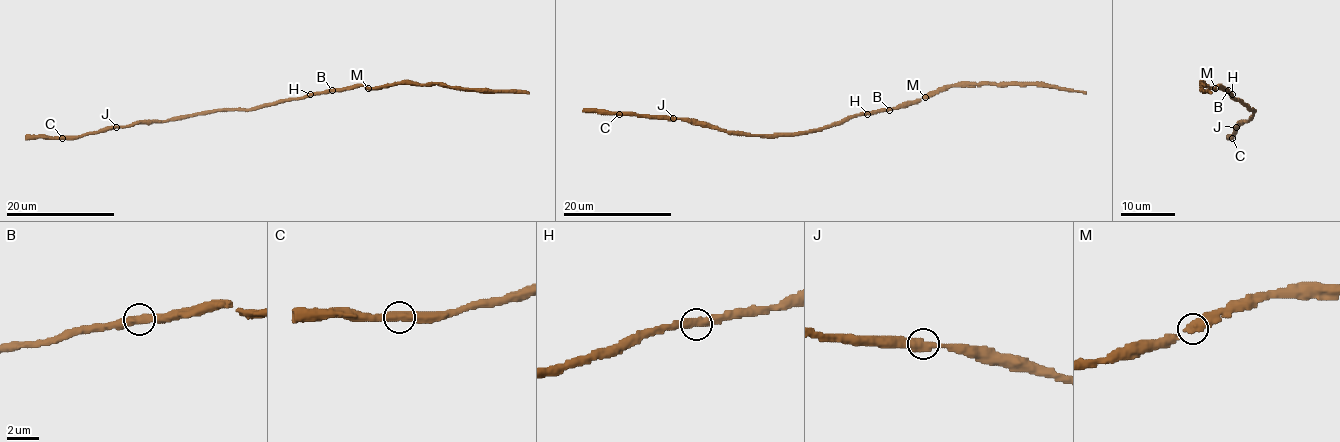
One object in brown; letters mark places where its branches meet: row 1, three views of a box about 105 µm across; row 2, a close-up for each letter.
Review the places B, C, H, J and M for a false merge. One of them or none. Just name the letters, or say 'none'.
none

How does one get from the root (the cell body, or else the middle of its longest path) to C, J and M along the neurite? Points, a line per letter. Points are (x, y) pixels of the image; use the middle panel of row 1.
C: (836, 124), (805, 132), (734, 134), (681, 119), (619, 114)
J: (836, 124), (805, 132), (734, 134), (673, 118)
M: (836, 124), (858, 115), (913, 104), (926, 97)

